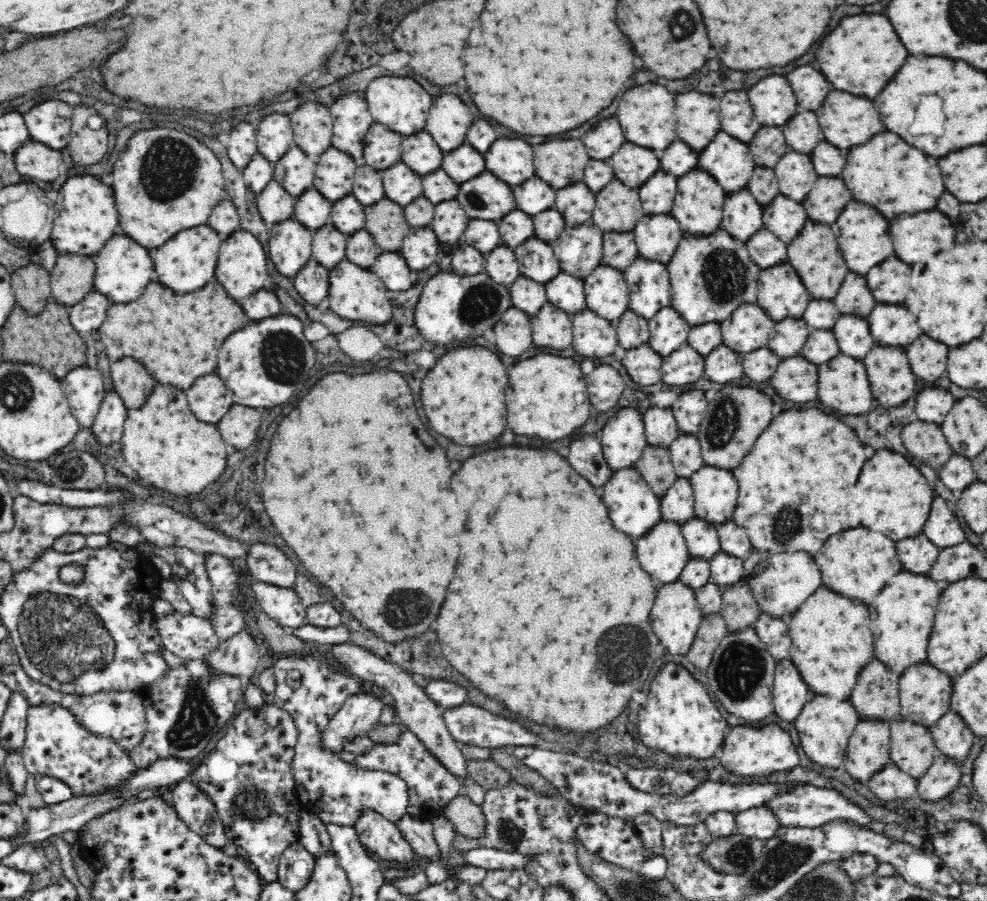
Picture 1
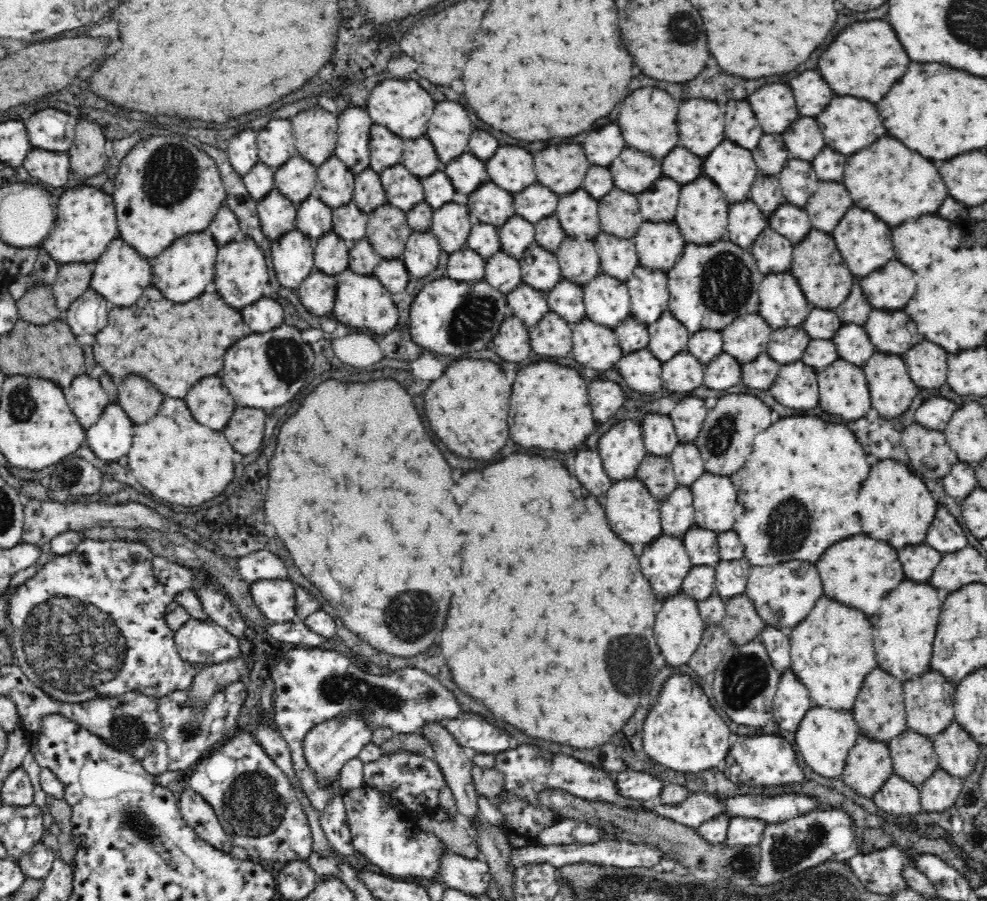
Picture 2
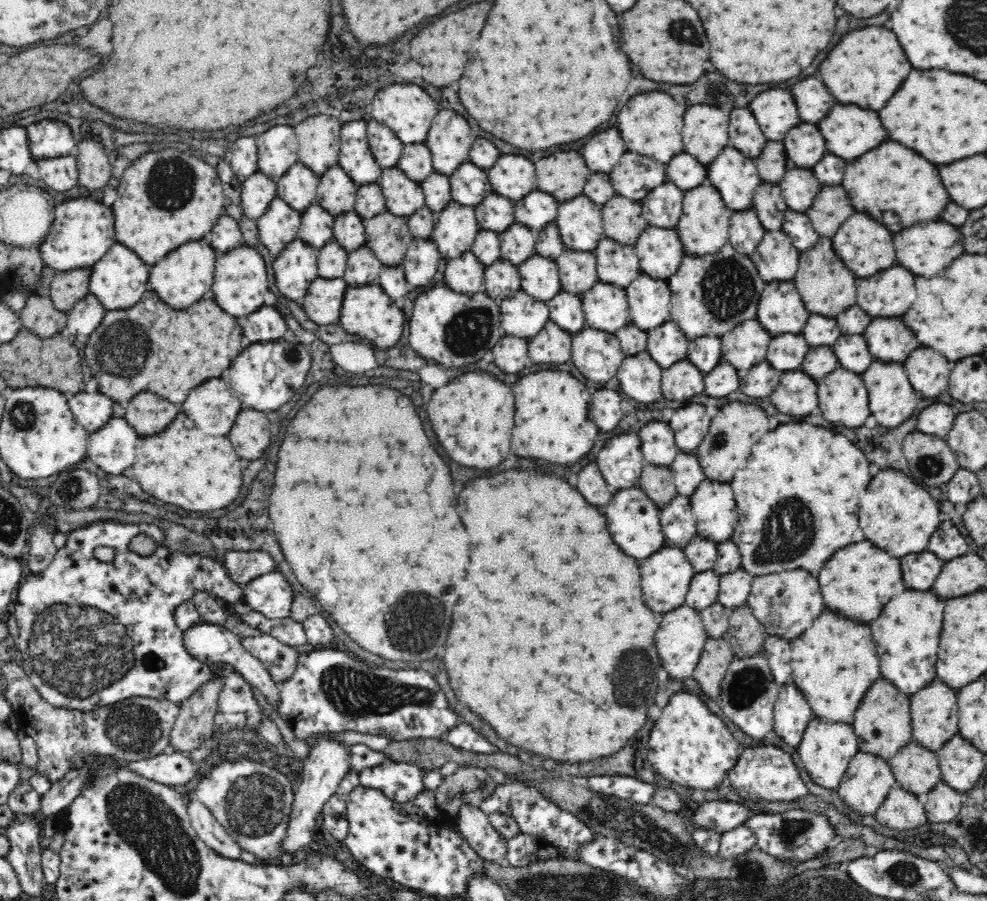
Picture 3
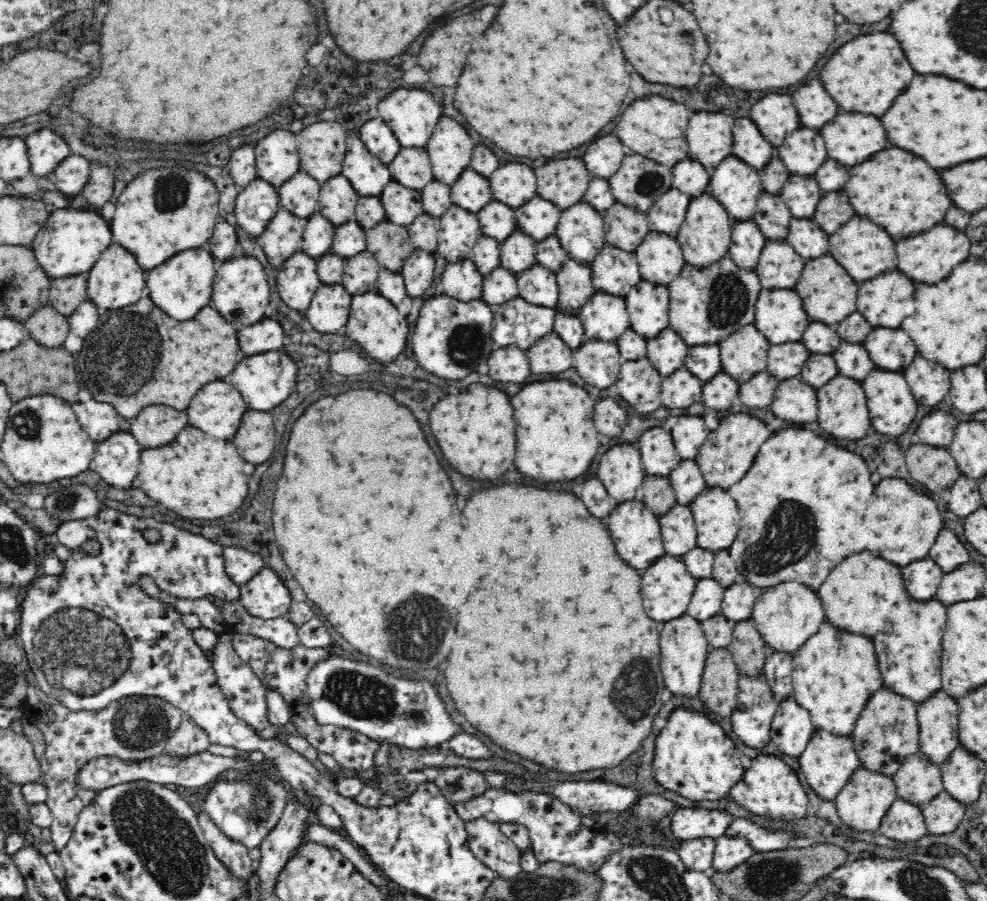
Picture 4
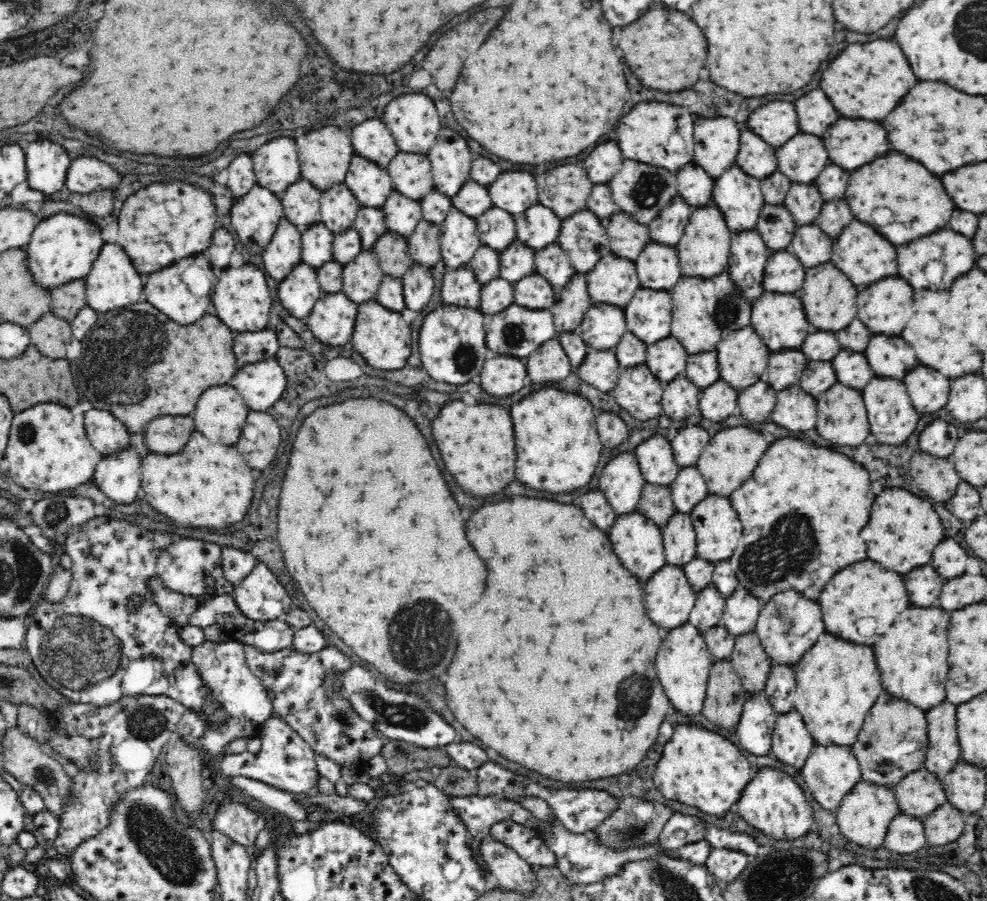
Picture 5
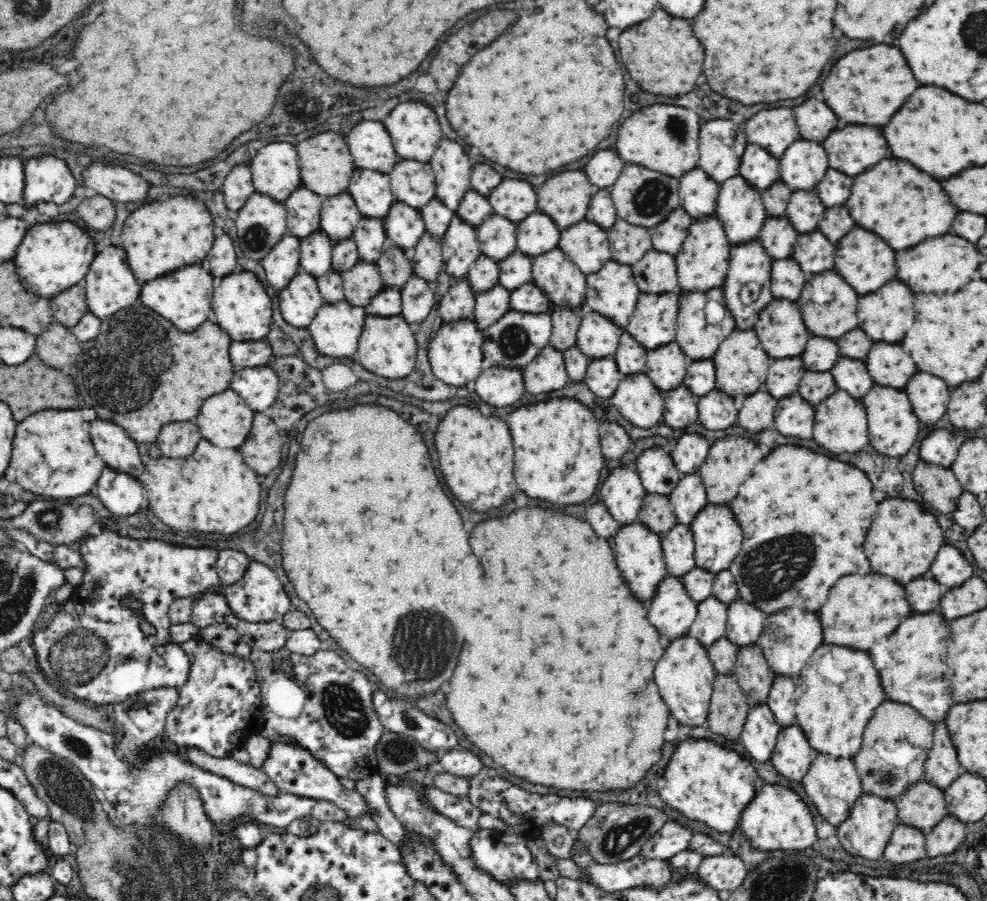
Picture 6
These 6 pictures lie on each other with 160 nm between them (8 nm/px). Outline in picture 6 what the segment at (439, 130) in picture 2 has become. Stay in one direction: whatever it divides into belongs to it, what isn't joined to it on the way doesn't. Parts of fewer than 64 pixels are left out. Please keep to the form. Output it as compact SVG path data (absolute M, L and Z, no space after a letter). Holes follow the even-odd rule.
M444 138L444 144L439 144L430 164L436 179L435 198L456 212L466 192L472 189L468 182L472 170L470 158L460 144Z

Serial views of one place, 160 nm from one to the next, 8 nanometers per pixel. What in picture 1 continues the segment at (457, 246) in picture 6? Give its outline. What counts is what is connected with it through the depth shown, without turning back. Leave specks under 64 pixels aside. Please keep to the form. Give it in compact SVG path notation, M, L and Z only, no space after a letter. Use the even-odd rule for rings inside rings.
M456 200L444 201L435 205L435 212L430 227L437 234L437 239L444 244L462 244L463 232L471 218Z

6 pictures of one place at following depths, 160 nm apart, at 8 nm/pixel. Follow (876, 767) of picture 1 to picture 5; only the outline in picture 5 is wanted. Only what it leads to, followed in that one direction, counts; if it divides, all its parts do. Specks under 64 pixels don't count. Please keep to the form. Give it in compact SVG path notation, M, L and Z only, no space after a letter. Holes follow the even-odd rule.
M861 781L835 812L836 823L844 839L864 850L878 850L883 846L890 824L895 820L899 807L892 789Z

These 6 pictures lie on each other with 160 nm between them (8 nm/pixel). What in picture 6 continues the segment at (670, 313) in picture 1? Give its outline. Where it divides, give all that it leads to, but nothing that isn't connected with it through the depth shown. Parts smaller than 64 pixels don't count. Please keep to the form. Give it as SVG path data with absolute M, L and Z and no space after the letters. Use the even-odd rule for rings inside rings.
M676 342L647 352L647 368L645 374L653 386L662 394L666 394L683 384L686 376L688 360Z

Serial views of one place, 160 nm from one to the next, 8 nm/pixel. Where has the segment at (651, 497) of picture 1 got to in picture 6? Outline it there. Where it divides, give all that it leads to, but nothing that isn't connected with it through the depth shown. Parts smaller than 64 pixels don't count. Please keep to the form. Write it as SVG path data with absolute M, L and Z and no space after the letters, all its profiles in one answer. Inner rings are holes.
M634 522L628 526L622 526L620 532L612 540L614 540L612 550L614 550L616 562L618 562L618 568L620 568L620 574L626 582L626 586L630 588L630 592L634 594L636 600L652 602L659 584L668 575L660 535L654 534L654 531L646 528L642 523Z

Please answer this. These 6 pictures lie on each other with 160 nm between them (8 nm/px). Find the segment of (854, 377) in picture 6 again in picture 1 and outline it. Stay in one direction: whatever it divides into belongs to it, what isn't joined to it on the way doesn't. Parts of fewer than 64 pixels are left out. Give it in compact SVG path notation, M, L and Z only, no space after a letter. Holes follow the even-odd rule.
M844 314L838 318L832 332L838 340L842 354L846 354L846 356L862 360L874 346L874 340L870 336L870 328L868 328L866 320L862 320L862 318Z

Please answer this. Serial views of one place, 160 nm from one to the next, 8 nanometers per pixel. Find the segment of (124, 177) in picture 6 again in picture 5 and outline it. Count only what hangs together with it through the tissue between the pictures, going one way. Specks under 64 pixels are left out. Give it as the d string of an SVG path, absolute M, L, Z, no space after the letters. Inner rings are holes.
M76 158L71 161L66 176L66 186L70 192L88 194L99 190L118 190L122 188L122 174L108 162L96 158Z

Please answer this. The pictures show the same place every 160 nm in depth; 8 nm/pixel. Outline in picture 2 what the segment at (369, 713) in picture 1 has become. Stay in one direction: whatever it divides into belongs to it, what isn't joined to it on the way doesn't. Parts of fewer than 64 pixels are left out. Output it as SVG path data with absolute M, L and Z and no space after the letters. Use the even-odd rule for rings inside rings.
M346 714L311 728L303 738L303 760L312 771L316 783L322 789L332 787L340 779L344 765L361 754L362 748L370 744L373 728L369 728L361 716Z

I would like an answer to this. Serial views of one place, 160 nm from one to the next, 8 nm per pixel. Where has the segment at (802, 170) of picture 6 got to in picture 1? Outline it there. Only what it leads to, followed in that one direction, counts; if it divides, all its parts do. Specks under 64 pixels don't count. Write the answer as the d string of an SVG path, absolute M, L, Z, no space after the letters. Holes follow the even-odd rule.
M802 112L796 114L784 128L782 128L786 142L792 150L810 154L820 142L824 142L824 136L820 132L820 124L816 114L812 112Z

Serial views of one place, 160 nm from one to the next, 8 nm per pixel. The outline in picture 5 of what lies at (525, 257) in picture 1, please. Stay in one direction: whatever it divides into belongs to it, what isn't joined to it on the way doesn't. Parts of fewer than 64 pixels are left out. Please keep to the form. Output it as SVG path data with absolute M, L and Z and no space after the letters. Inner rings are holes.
M535 273L513 284L514 304L532 311L549 310L556 301L556 292Z

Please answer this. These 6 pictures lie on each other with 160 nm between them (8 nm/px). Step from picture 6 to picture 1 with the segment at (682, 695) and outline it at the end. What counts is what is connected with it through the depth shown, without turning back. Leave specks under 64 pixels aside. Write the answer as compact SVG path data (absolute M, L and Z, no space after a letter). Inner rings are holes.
M680 581L657 586L651 614L652 630L665 652L672 656L687 656L704 616L696 600L695 591Z

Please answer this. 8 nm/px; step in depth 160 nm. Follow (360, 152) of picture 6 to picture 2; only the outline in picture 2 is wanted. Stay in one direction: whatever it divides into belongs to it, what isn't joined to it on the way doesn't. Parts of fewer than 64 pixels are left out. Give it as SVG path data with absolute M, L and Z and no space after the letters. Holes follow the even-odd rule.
M373 124L370 129L370 166L374 172L401 163L403 139L389 128Z

